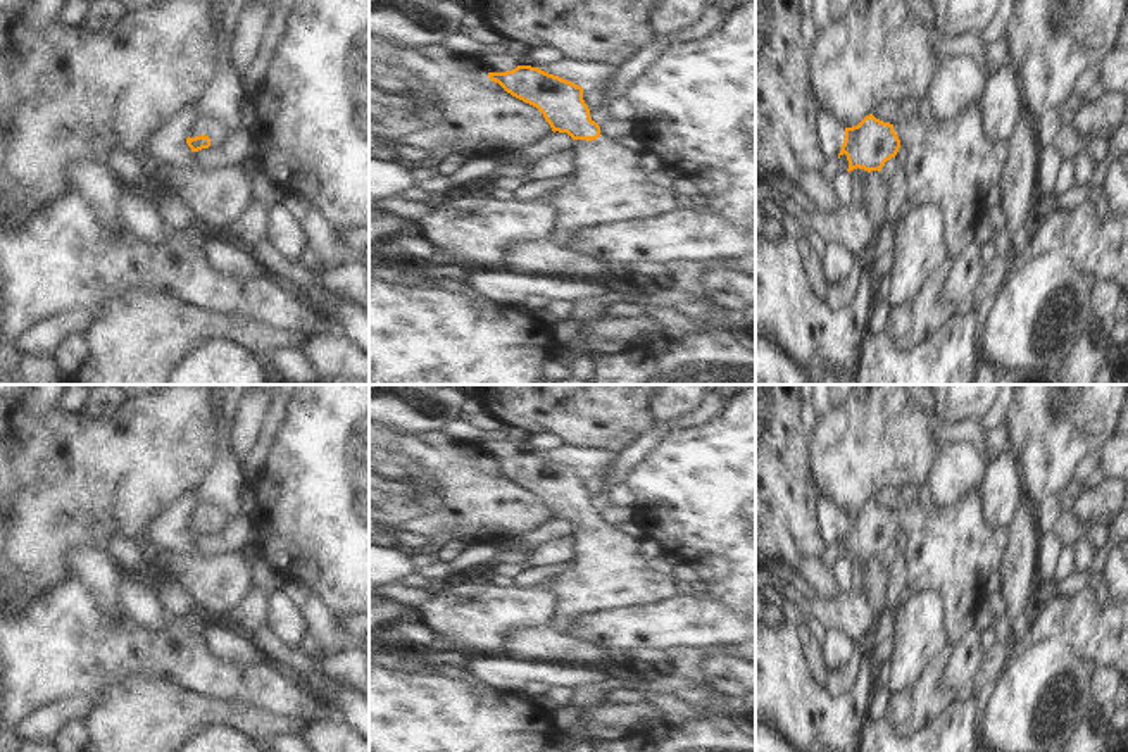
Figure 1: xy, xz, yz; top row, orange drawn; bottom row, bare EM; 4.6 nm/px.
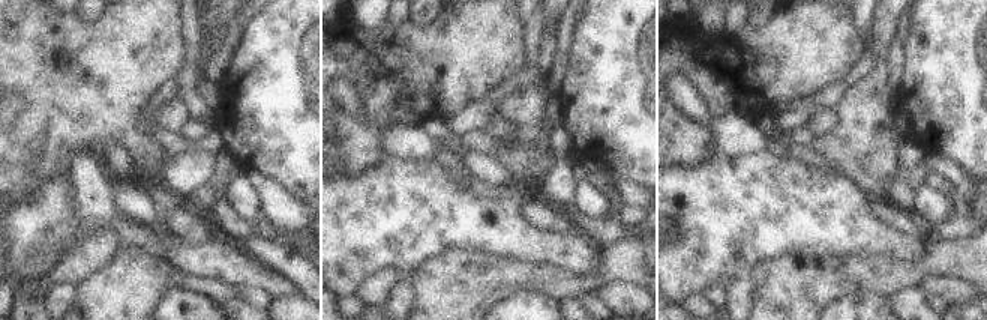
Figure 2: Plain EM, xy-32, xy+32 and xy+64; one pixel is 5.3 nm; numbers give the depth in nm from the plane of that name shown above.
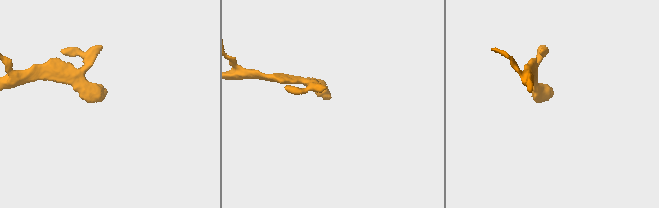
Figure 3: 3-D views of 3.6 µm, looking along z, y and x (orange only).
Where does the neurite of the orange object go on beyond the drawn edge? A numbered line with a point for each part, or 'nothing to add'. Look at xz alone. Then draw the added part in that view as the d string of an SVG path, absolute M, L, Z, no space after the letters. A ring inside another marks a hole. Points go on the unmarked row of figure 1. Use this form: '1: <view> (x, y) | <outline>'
1: xz (606, 571) | M605 523L597 526L573 528L573 559L566 567L547 580L555 600L555 611L550 628L557 633L566 630L580 617L605 609L619 609L630 605L649 605L676 597L676 581L671 576L654 573L647 566L647 559L640 555L640 540L633 540L626 533Z

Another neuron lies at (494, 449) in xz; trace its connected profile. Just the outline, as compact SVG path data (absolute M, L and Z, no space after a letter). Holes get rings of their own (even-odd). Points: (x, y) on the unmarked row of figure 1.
M486 440L479 445L488 459L505 459L519 452L516 440Z

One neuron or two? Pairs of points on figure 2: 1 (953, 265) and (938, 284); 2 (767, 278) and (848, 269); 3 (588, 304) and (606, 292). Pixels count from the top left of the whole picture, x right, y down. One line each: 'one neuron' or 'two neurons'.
1: two neurons
2: one neuron
3: two neurons

